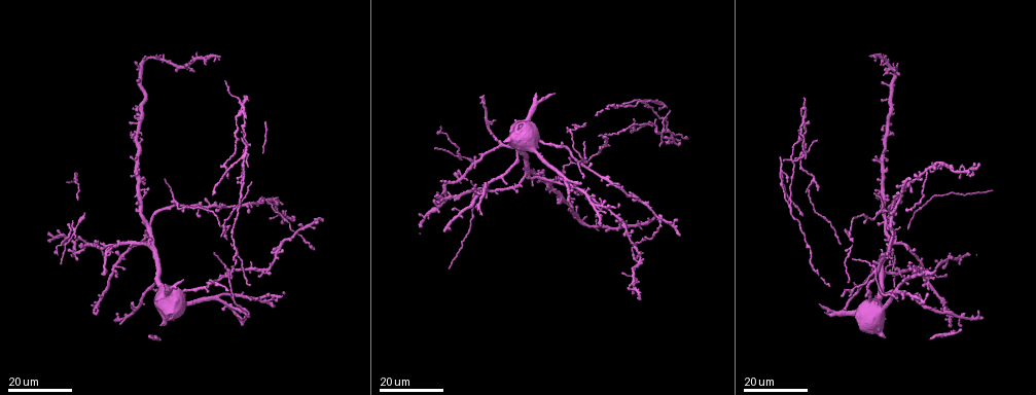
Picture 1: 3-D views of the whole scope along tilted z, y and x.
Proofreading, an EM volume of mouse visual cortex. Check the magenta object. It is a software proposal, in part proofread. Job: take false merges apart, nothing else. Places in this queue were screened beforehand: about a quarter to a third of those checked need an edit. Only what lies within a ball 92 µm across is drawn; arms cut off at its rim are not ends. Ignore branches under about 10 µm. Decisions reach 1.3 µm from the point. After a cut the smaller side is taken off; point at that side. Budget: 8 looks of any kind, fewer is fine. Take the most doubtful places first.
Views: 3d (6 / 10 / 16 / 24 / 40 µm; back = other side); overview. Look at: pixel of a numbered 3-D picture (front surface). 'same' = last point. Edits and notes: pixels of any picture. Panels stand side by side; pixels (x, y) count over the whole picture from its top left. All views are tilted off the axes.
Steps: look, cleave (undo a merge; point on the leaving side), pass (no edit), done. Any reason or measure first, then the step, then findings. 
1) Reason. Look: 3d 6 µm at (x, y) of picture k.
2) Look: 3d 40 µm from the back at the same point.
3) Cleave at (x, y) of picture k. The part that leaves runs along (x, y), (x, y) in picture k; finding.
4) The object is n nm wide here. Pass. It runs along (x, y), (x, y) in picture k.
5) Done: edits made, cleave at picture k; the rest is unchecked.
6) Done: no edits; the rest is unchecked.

Three arms meet. Look: 3d 24 µm at (558, 183) of picture 1.

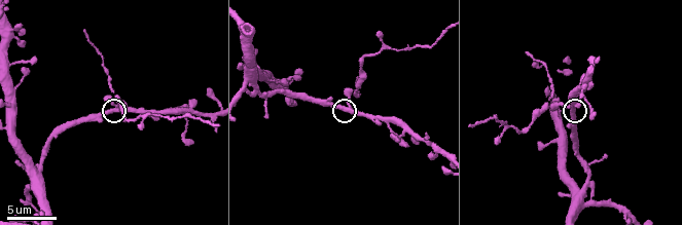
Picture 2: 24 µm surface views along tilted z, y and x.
Look: 3d 10 µm at (567, 107) of picture 2.

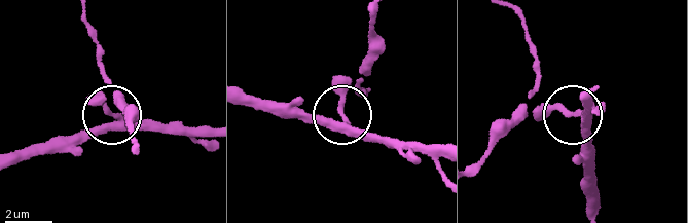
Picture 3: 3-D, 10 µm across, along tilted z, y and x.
Look: 3d 6 µm at (573, 113) of picture 3.

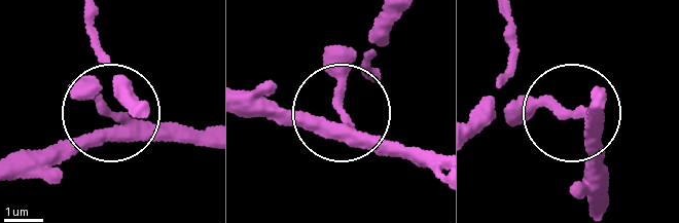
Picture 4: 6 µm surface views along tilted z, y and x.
The object is 280 nm wide here. Pass. All the same cell.

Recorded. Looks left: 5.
Three-way junction. Look: 3d 24 µm at (73, 228) of picture 1.

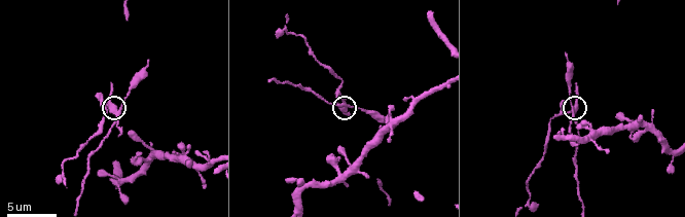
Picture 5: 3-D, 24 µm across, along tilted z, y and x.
Closer look. Look: 3d 10 µm at (117, 109) of picture 5.

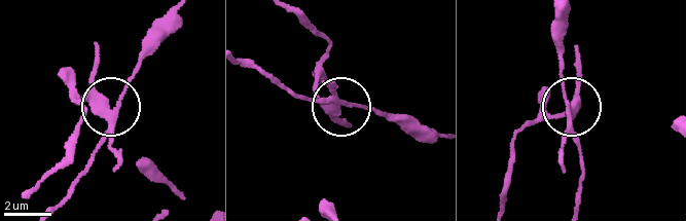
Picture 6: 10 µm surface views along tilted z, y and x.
Cleave at (122, 93) of picture 6. The part that leaves runs along (89, 94), (105, 136), (60, 205) in picture 6; a second cell is stuck on.

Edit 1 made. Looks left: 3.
A fork. Look: 3d 24 µm at (267, 202) of picture 1.

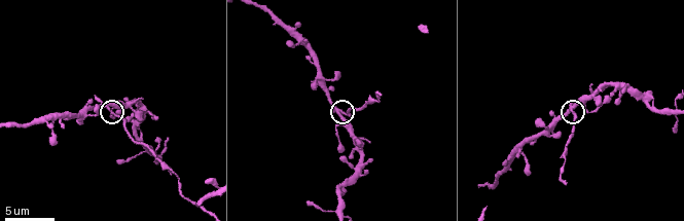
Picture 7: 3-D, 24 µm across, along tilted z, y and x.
Look: 3d 10 µm at (106, 108) of picture 7.

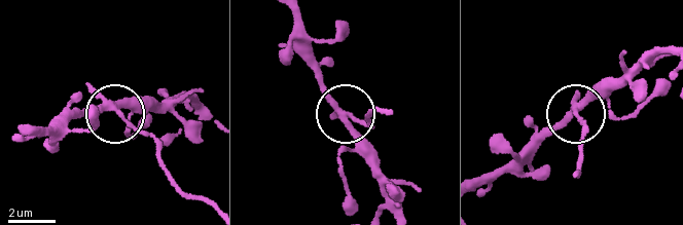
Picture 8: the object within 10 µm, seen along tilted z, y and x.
3 arms meet here. Pass. It runs along (293, 15), (297, 45), (365, 161) in picture 8; all the same cell.

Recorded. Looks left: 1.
Done: edits made, cleave at picture 6; the rest is unchecked.

